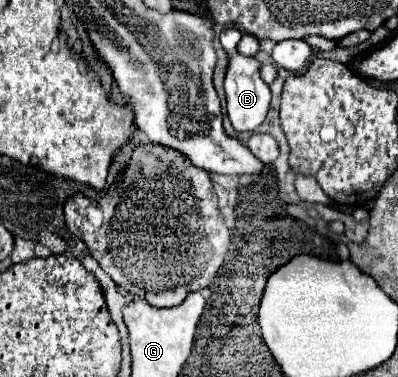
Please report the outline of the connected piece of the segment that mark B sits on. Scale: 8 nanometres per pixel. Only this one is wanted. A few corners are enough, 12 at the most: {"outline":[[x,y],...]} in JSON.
{"outline":[[241,32],[219,36],[229,56],[227,114],[237,132],[267,116],[271,90],[257,58],[239,54]]}

